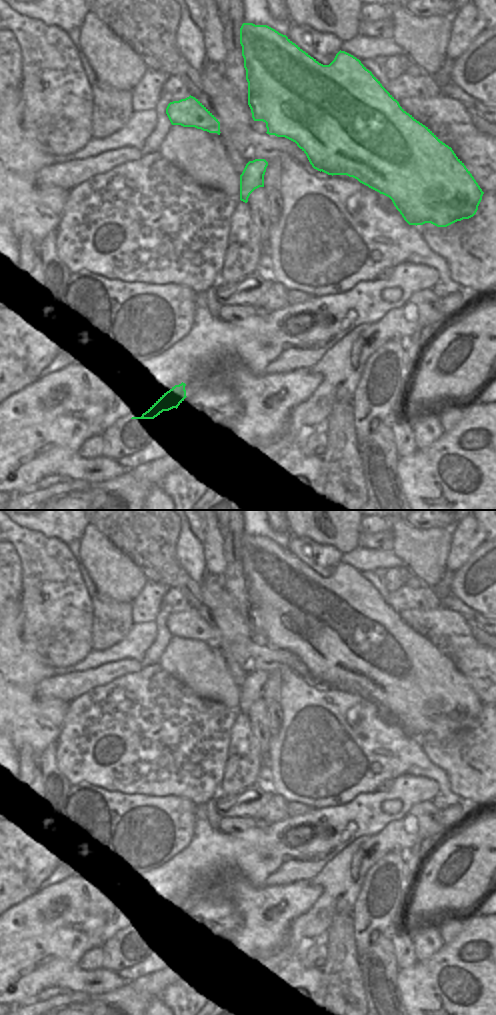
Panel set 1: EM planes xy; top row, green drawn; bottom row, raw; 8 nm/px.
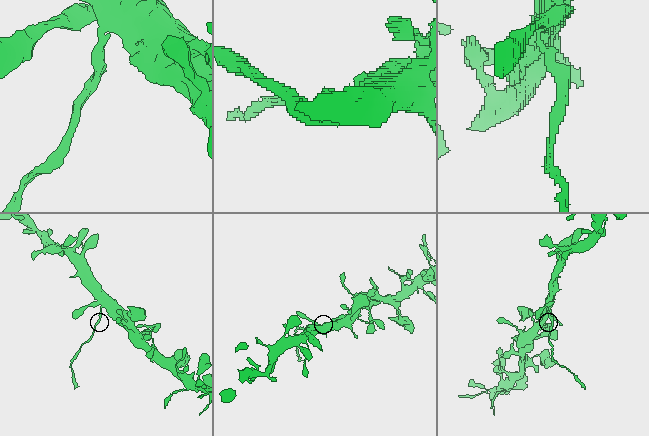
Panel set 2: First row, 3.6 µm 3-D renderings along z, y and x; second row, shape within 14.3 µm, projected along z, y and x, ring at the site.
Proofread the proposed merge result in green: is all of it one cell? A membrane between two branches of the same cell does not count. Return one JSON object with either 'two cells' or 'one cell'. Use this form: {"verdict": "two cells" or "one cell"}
{"verdict": "two cells"}

